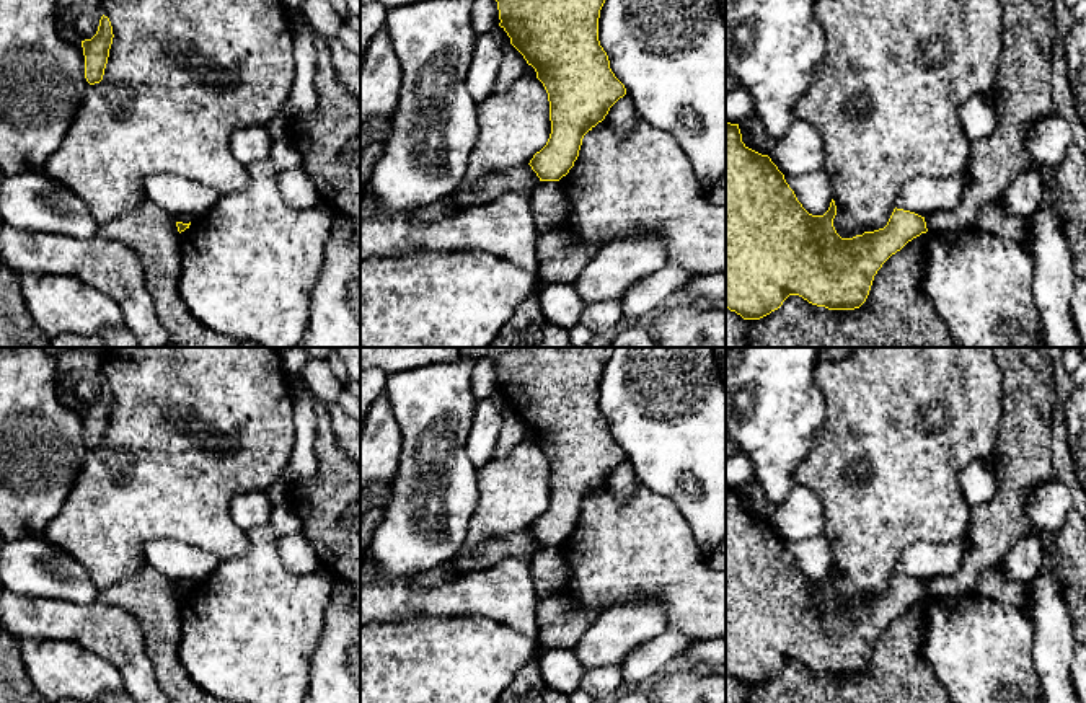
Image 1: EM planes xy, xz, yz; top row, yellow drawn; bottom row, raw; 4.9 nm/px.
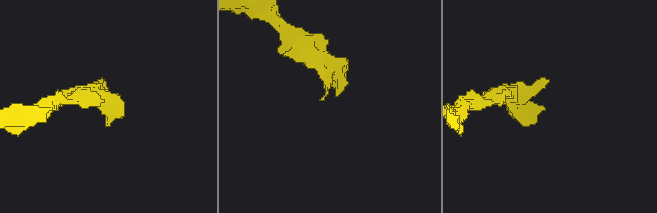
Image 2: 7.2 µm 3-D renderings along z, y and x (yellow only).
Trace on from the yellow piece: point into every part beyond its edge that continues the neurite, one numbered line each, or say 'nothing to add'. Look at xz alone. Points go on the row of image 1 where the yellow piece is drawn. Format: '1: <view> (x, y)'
nothing to add

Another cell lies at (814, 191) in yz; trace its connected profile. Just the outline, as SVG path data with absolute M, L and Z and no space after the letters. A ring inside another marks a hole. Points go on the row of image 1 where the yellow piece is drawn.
M825 171L784 176L784 179L809 214L823 215L828 210L833 199L833 188Z

